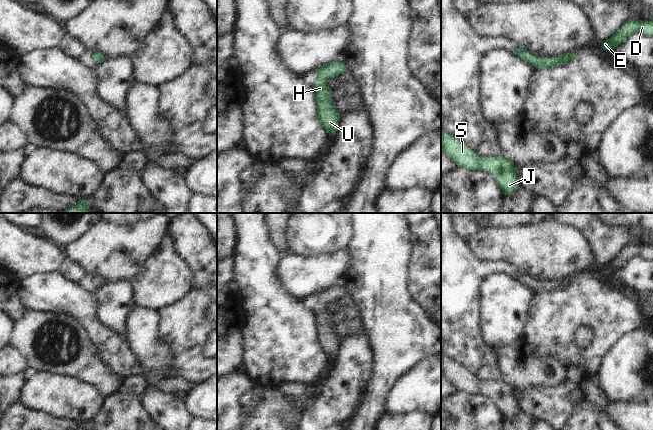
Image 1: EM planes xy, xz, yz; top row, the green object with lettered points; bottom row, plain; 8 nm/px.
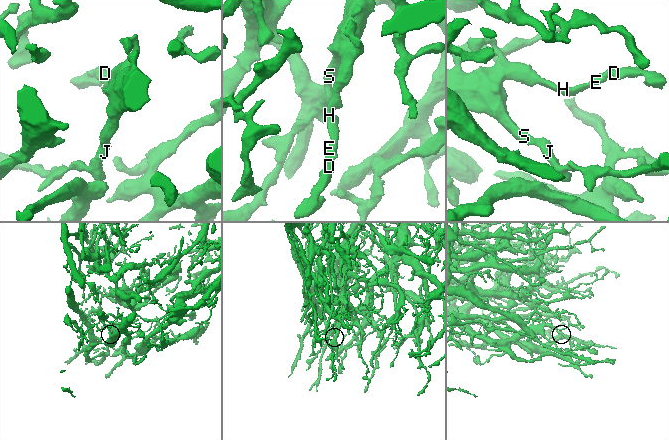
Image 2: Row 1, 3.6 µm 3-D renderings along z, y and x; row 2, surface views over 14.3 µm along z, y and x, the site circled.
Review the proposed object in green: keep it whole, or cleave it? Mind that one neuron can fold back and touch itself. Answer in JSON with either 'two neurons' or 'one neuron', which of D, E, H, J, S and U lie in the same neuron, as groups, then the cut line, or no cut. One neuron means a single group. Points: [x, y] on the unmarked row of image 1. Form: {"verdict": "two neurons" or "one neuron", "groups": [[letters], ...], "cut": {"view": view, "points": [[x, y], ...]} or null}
{"verdict": "one neuron", "groups": [["D", "E", "H", "J", "S", "U"]], "cut": null}

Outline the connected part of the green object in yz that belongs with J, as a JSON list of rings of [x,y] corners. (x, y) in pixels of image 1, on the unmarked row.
[[[444,355],[441,356],[441,375],[458,391],[468,394],[483,394],[492,398],[505,419],[513,418],[520,409],[513,386],[503,380],[481,381],[466,368]]]

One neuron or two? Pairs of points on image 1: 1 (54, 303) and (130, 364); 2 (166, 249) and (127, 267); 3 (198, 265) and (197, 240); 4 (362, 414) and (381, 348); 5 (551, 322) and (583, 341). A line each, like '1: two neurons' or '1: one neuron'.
1: one neuron
2: two neurons
3: one neuron
4: one neuron
5: two neurons

